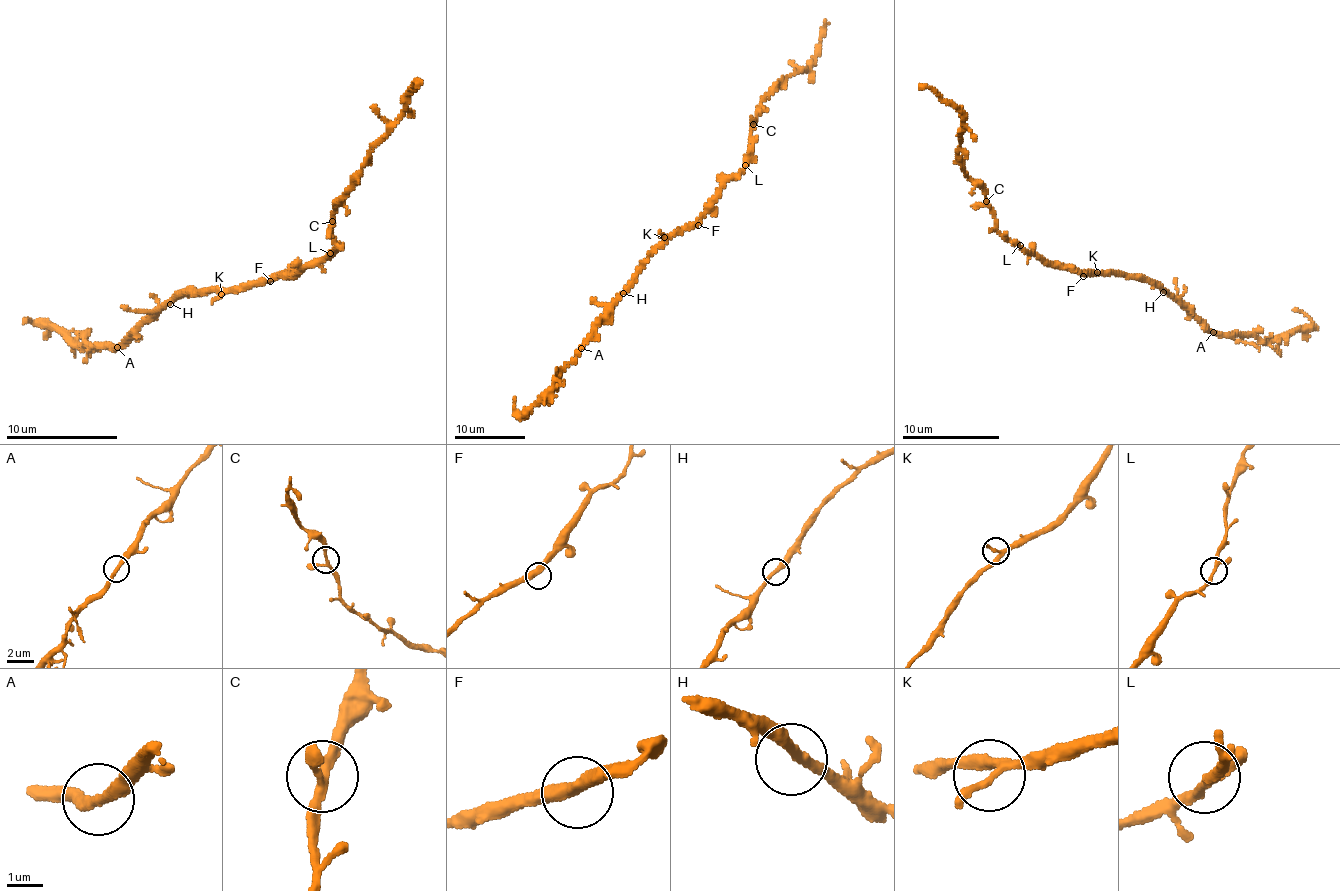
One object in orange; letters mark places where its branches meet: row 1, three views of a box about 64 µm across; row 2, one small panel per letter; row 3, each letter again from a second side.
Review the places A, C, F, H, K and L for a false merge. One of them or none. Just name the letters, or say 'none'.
none

